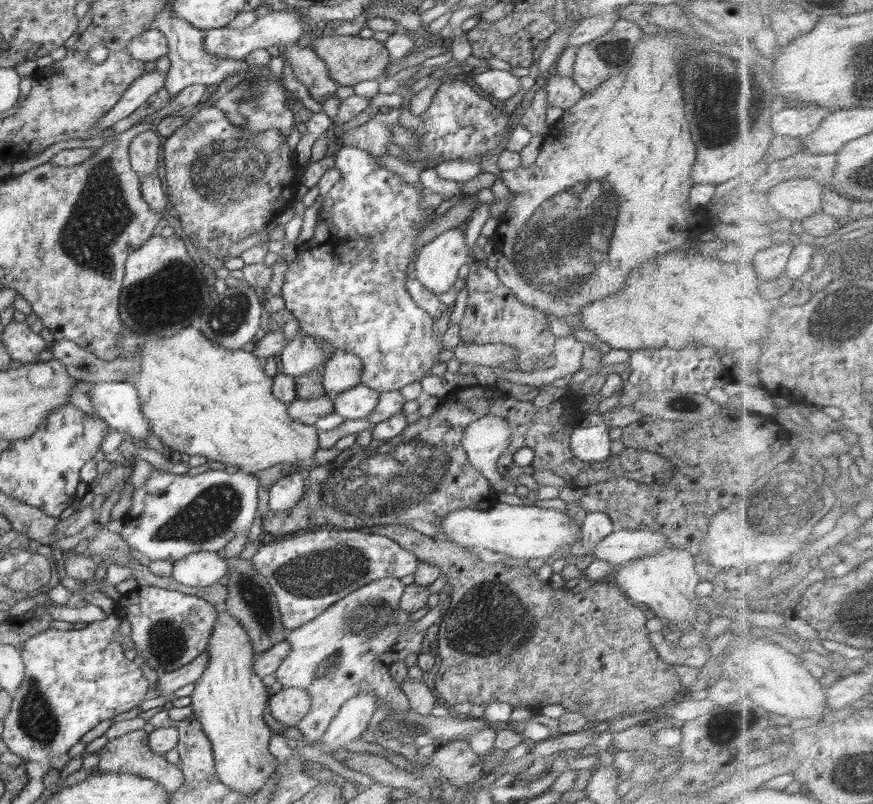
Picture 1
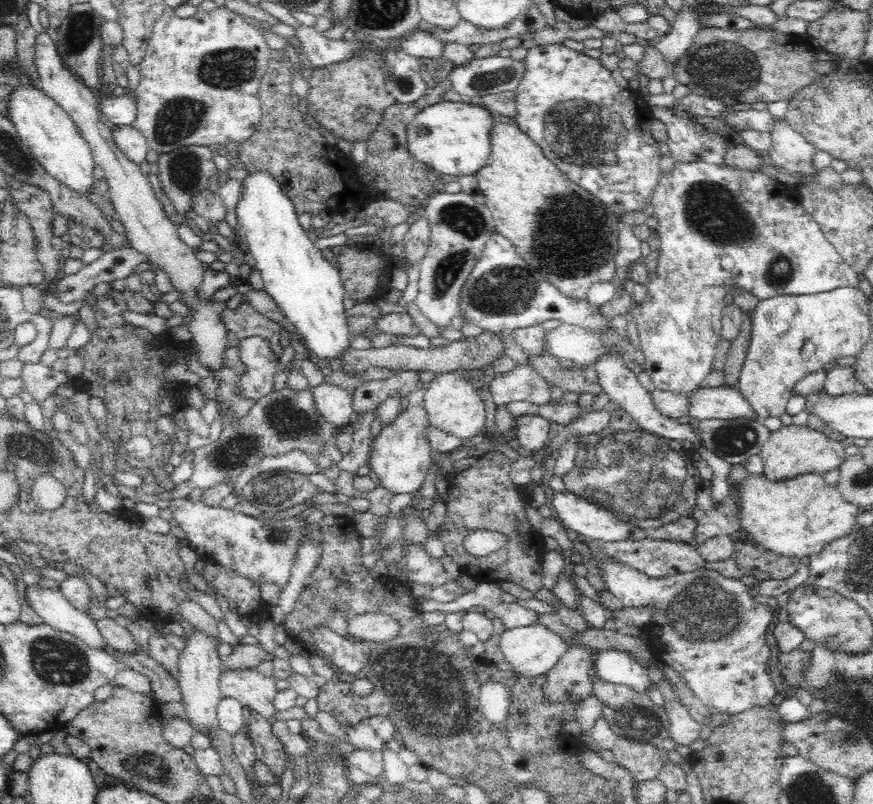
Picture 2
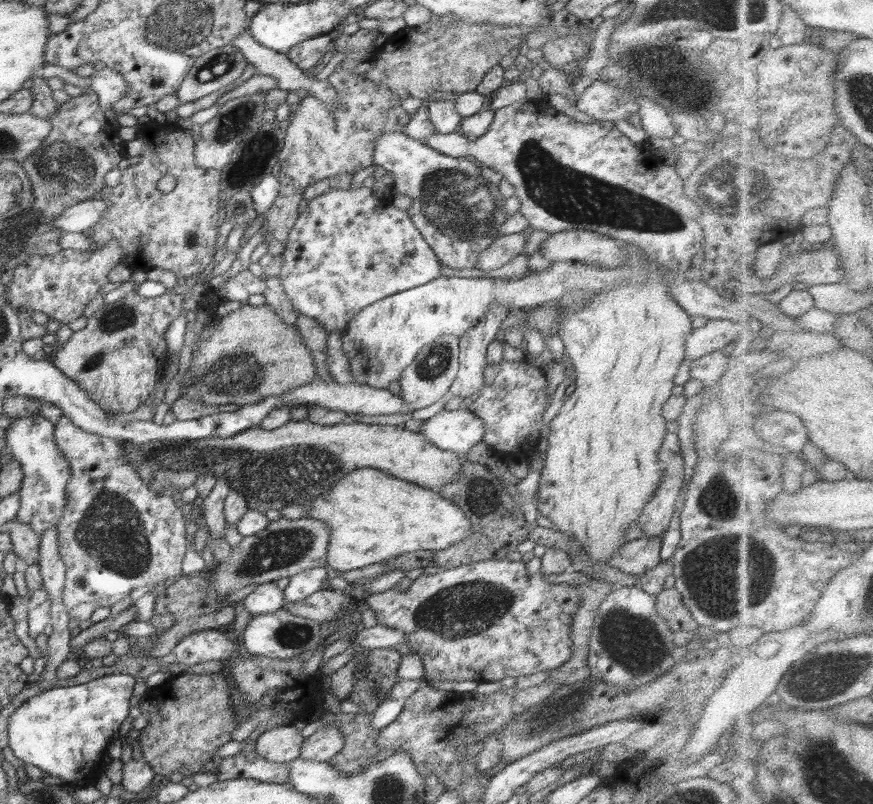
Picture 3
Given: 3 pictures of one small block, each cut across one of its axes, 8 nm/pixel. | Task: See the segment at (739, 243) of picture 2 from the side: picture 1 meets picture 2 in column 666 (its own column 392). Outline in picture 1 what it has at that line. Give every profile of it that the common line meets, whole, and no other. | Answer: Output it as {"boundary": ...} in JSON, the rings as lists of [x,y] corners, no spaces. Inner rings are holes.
{"boundary":[[[343,146],[333,152],[335,157],[335,167],[340,170],[341,179],[337,181],[322,198],[322,208],[318,212],[318,220],[316,220],[316,228],[314,228],[314,236],[308,242],[297,246],[297,258],[288,266],[286,274],[284,274],[284,284],[282,284],[281,296],[285,300],[286,310],[297,318],[300,326],[299,330],[304,332],[306,337],[312,339],[324,340],[330,346],[337,350],[346,350],[360,357],[362,361],[362,374],[360,385],[367,386],[372,390],[380,393],[399,391],[406,384],[419,382],[421,378],[426,376],[426,372],[434,366],[436,357],[444,350],[442,342],[436,340],[434,336],[434,319],[424,310],[421,309],[416,301],[410,296],[406,290],[406,278],[411,270],[411,265],[414,262],[415,256],[419,250],[416,250],[416,235],[422,231],[422,222],[426,219],[436,219],[437,212],[433,208],[420,208],[420,201],[425,192],[420,191],[416,186],[406,183],[404,179],[386,167],[382,167],[377,161],[377,157],[368,154],[365,150],[354,148],[353,146]]]}

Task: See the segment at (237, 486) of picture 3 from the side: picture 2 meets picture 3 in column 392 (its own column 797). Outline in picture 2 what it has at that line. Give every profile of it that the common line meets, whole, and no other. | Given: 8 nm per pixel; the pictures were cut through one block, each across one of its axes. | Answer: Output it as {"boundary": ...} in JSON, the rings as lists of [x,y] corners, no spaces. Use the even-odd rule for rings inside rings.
{"boundary":[[[807,424],[783,426],[771,432],[760,451],[759,455],[764,464],[763,475],[770,482],[786,481],[794,476],[812,472],[824,475],[829,470],[839,468],[846,460],[845,448],[844,442],[832,440],[825,434],[812,430]]]}

